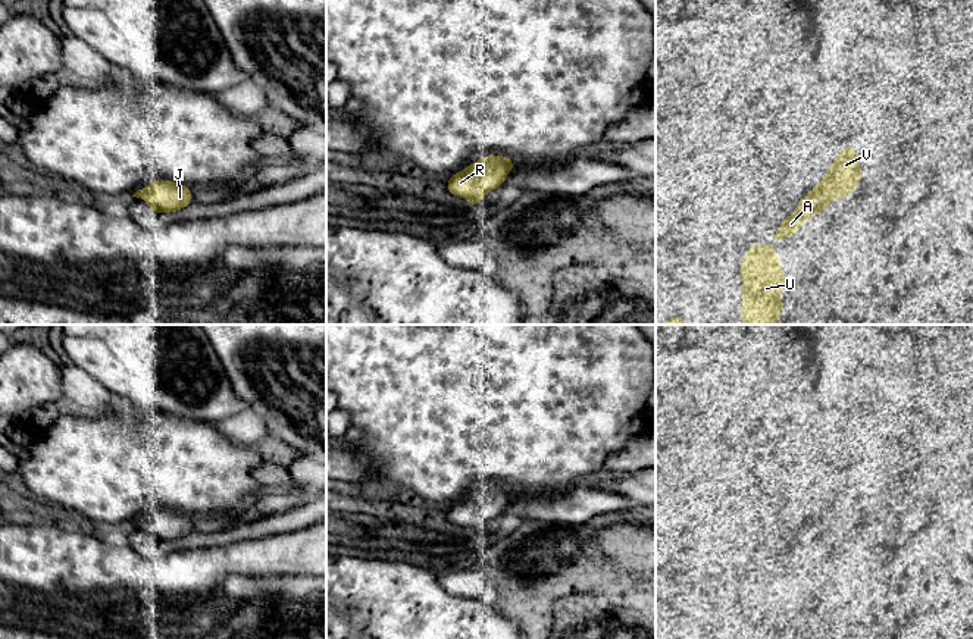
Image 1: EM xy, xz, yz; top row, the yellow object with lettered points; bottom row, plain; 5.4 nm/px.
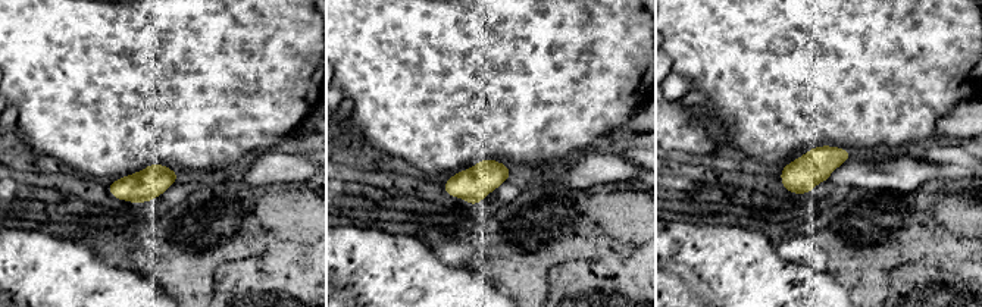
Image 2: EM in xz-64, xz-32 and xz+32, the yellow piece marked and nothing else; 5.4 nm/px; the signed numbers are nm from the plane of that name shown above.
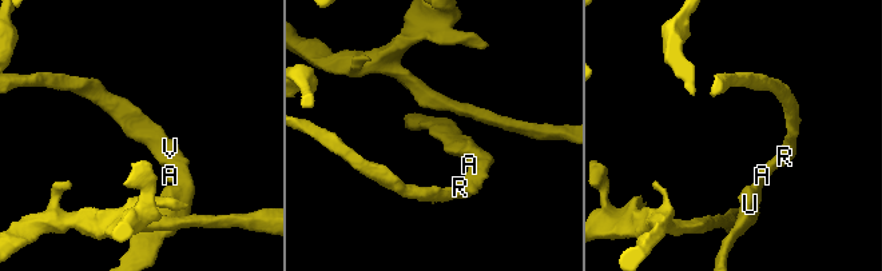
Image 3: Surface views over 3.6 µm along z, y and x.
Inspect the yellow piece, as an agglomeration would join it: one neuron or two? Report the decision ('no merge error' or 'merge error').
no merge error

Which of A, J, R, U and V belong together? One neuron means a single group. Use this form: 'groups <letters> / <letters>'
groups A J R U V

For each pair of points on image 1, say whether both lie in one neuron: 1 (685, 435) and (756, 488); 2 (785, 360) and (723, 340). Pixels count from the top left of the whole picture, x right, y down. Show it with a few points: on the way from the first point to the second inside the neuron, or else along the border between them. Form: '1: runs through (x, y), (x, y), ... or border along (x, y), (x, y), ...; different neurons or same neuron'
1: runs through (703, 453), (723, 456), (738, 470); same neuron
2: runs through (770, 345), (765, 340), (738, 340); same neuron

